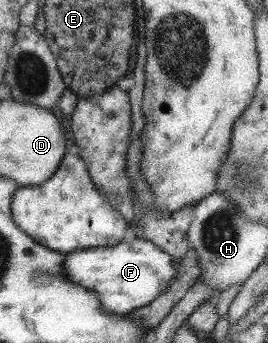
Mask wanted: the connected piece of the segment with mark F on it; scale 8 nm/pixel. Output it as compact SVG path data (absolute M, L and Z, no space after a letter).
M130 236L108 247L80 249L64 255L65 275L68 280L94 290L106 314L124 316L144 307L164 293L177 275L178 263L152 241Z

